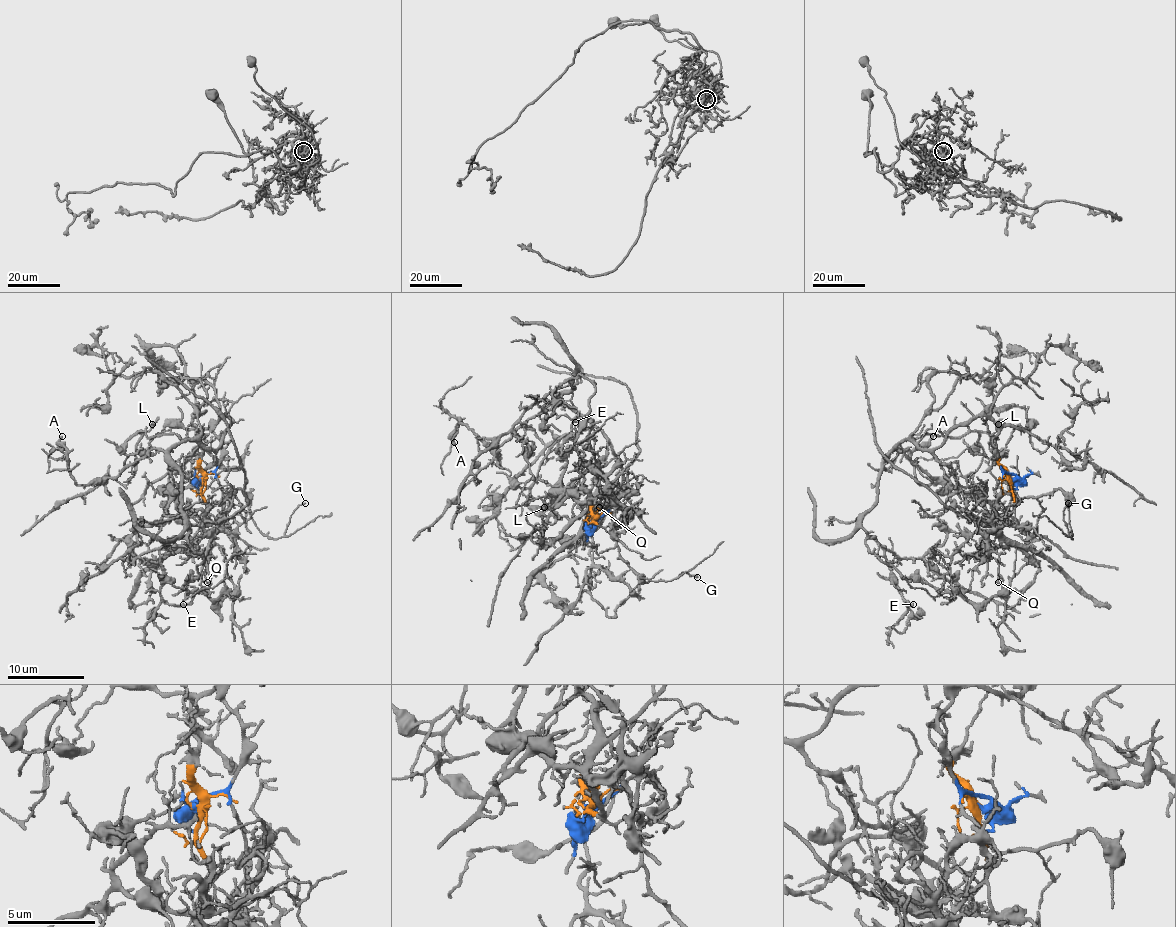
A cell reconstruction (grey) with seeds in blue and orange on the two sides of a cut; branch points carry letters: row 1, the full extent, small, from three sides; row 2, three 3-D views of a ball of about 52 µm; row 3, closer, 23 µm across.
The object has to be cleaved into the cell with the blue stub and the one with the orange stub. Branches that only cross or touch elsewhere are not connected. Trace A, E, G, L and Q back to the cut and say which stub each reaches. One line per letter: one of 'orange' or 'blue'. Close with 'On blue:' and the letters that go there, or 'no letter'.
A: blue
E: blue
G: blue
L: blue
Q: orange
On blue: A, E, G, L

